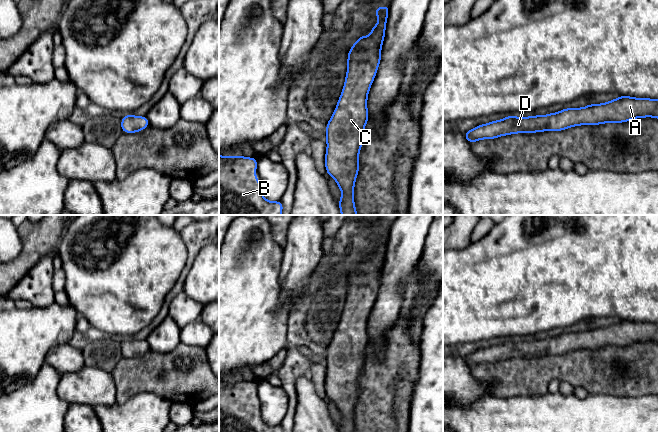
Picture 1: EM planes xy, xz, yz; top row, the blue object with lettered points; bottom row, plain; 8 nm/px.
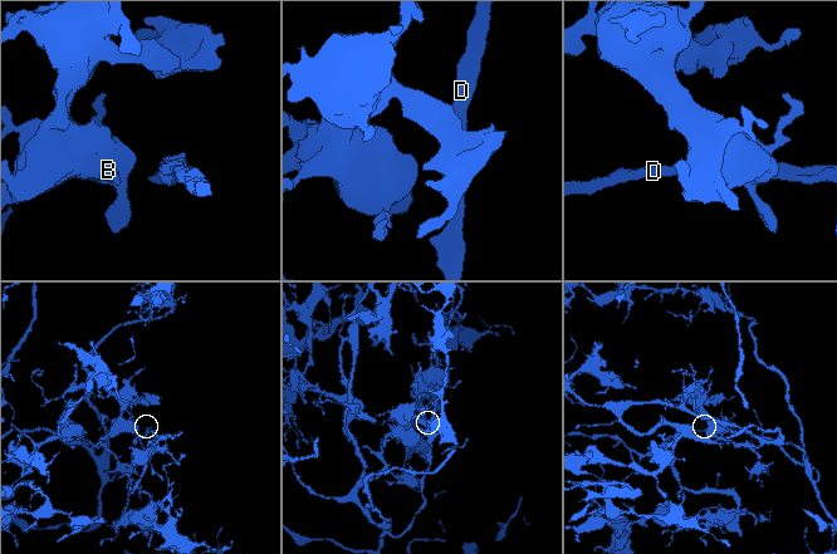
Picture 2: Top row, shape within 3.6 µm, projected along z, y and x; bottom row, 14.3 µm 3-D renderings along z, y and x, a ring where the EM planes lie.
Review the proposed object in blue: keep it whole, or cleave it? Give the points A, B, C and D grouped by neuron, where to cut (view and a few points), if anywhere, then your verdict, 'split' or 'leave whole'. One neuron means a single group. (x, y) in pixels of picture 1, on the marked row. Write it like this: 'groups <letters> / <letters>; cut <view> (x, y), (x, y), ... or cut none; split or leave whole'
groups A B C D; cut none; leave whole

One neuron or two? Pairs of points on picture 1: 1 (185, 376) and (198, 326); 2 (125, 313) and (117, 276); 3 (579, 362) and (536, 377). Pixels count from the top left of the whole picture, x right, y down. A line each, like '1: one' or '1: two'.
1: two
2: one
3: one

